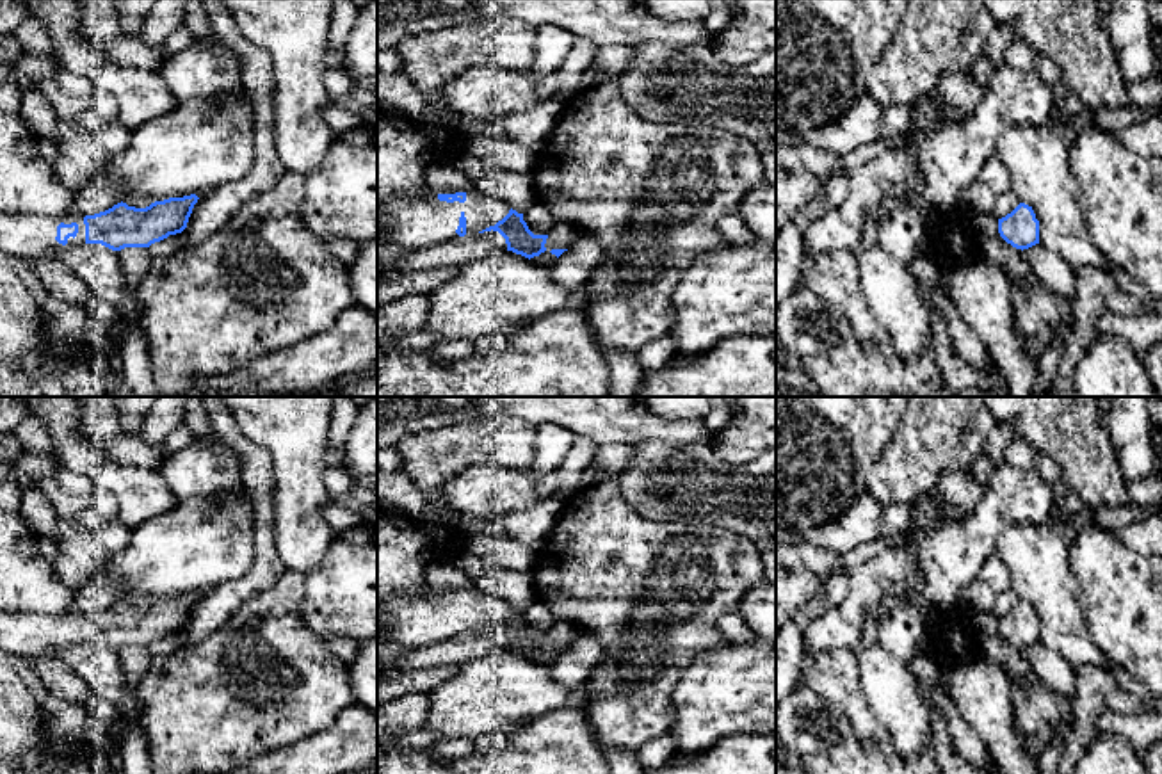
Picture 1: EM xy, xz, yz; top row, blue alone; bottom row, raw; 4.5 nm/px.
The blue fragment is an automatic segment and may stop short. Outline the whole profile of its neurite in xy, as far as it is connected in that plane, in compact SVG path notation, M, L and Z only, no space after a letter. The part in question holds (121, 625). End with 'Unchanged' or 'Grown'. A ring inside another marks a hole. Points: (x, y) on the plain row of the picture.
M196 593L169 596L146 607L121 600L94 614L0 612L0 649L20 657L53 657L59 648L82 642L101 642L112 649L149 646L182 632L198 598Z. Grown

